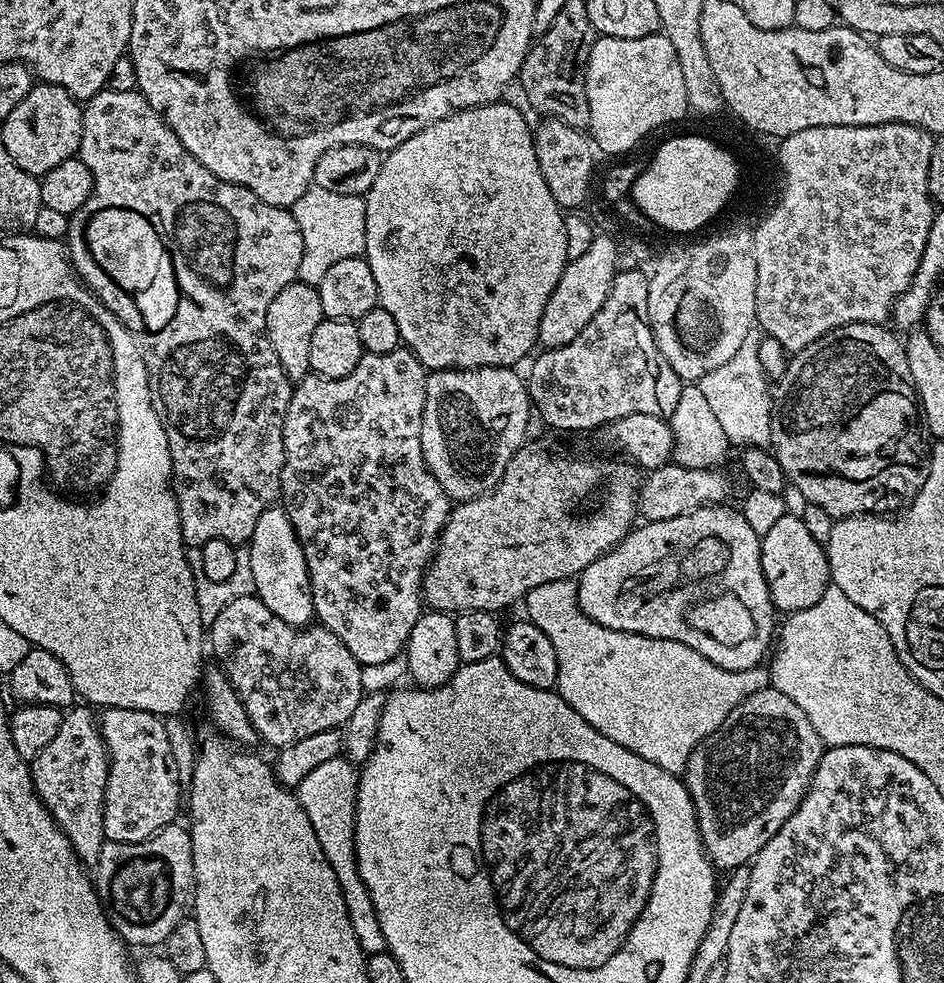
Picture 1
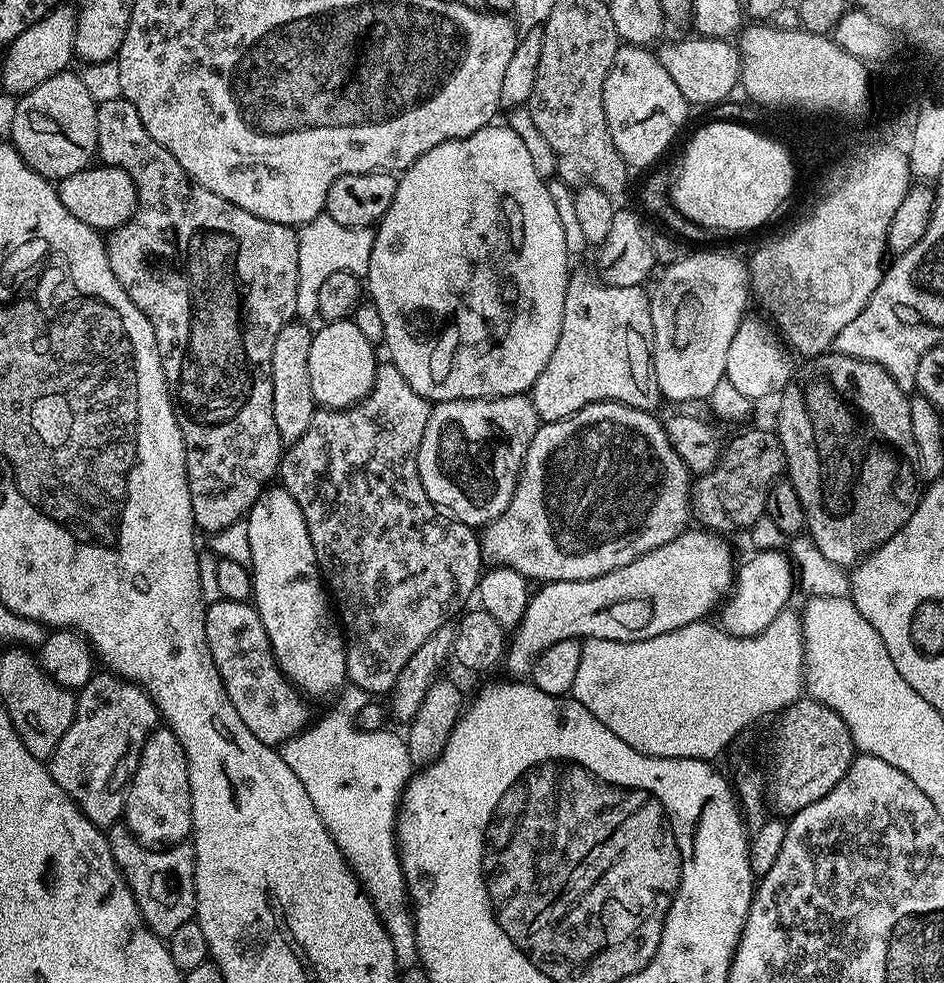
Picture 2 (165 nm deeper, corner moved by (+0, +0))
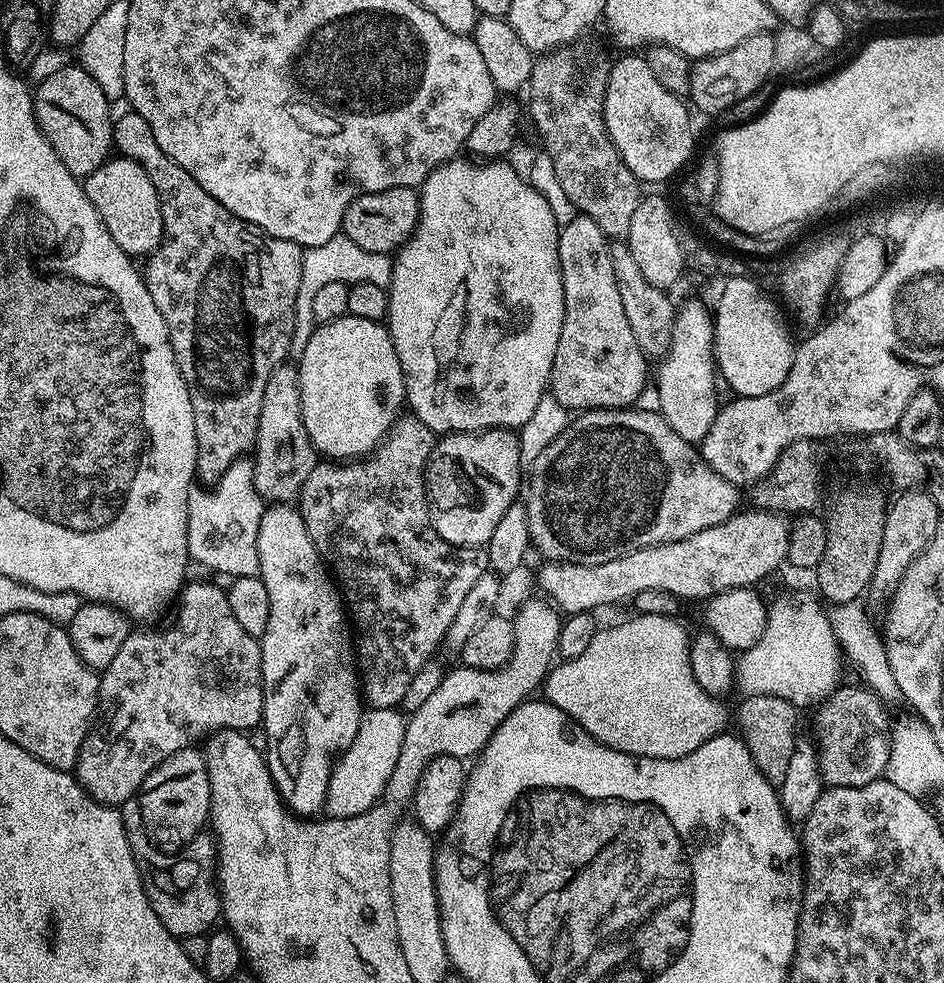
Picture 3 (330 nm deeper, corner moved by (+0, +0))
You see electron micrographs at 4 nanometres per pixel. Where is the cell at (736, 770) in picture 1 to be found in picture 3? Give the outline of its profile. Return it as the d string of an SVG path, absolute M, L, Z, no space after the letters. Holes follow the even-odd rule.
M841 686L823 701L817 709L815 743L820 754L820 775L828 788L857 788L881 779L888 771L888 759L892 753L893 721L888 721L889 709L884 701L865 687Z

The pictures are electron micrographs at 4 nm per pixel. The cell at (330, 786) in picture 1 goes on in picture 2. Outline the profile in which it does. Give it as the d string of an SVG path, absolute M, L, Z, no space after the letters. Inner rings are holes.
M328 714L312 729L301 730L295 736L284 741L282 755L286 766L298 774L298 782L306 786L306 794L310 794L310 802L314 802L314 810L318 810L318 818L330 830L334 842L344 852L344 857L356 871L356 876L368 897L372 899L374 910L386 930L390 934L390 943L394 946L396 967L417 967L420 955L416 941L416 918L412 902L408 894L408 883L404 877L404 865L398 851L396 835L396 818L400 801L409 780L414 774L414 766L410 762L408 742L403 735L396 732L383 732L383 727L364 729L353 720L344 720L344 716Z

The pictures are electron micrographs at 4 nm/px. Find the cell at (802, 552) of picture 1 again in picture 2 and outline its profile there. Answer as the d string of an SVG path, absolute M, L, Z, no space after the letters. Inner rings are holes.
M753 551L751 555L741 568L739 565L735 569L730 595L719 609L719 627L731 636L756 636L766 630L781 610L789 607L791 600L788 599L792 596L792 588L794 590L792 561L783 551Z

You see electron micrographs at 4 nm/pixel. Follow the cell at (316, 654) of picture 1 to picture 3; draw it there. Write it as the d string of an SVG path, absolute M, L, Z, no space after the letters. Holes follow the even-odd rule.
M196 580L193 584L192 581L185 583L184 587L180 589L178 607L175 612L176 621L173 622L172 628L160 628L157 632L129 631L126 642L122 642L122 650L118 650L114 662L110 662L110 666L103 669L100 676L100 702L98 708L102 713L102 719L85 738L74 769L74 775L81 786L84 787L85 792L89 792L99 804L123 806L127 800L133 799L139 793L141 786L146 782L146 778L163 760L170 758L170 754L189 747L193 742L203 741L209 734L218 732L221 728L249 730L248 728L259 729L261 727L264 719L264 679L262 678L260 641L257 637L246 634L246 630L242 630L241 624L234 619L234 613L230 610L227 591L223 587L219 588L216 584L207 584L204 580Z

